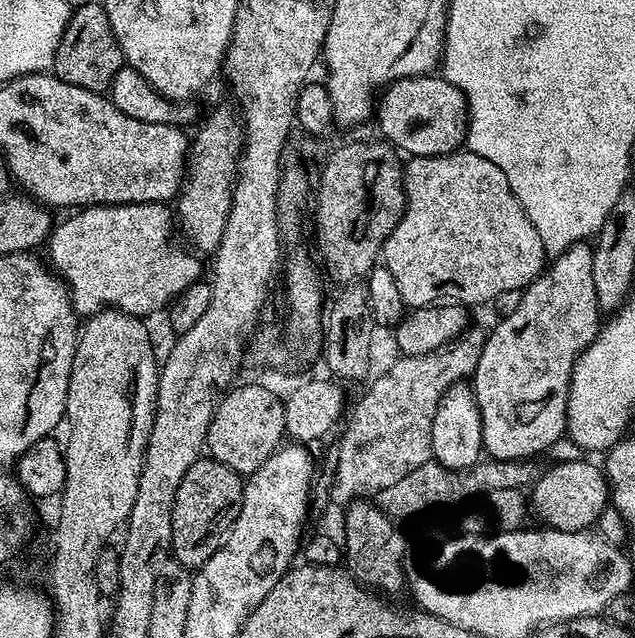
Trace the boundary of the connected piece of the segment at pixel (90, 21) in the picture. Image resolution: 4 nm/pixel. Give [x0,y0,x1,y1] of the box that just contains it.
[51,3,124,94]

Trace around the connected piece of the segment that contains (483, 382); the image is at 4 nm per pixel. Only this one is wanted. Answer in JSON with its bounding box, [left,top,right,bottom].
[470,242,602,460]

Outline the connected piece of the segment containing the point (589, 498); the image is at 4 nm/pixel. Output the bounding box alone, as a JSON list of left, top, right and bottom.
[530,460,610,532]

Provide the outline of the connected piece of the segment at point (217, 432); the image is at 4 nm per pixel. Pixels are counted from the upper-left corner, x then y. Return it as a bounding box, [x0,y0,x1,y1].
[206,383,285,478]

